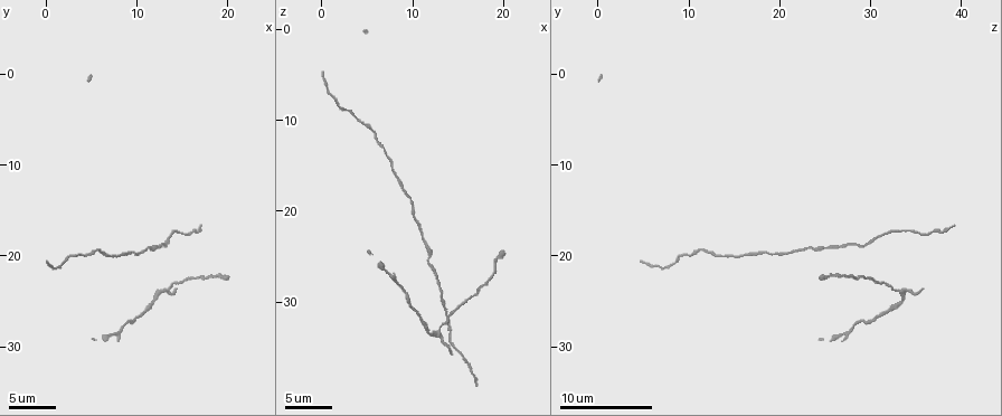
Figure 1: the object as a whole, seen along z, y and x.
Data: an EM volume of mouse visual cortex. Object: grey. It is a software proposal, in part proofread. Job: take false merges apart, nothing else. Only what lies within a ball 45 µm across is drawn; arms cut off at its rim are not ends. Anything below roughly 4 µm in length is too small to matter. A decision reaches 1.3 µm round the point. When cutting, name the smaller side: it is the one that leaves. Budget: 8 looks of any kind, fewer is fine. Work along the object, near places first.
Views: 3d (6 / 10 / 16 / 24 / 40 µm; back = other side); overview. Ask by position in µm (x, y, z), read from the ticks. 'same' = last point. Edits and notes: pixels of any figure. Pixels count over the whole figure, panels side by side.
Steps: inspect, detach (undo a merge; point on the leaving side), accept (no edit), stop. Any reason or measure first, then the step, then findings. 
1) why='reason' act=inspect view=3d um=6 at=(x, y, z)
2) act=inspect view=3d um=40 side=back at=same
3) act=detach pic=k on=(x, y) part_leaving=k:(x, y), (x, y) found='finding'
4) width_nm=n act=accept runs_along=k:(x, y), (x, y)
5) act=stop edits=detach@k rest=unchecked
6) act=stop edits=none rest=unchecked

why='thick turns thin' act=inspect view=3d um=6 at=(11.0, 19.2, 23.2)

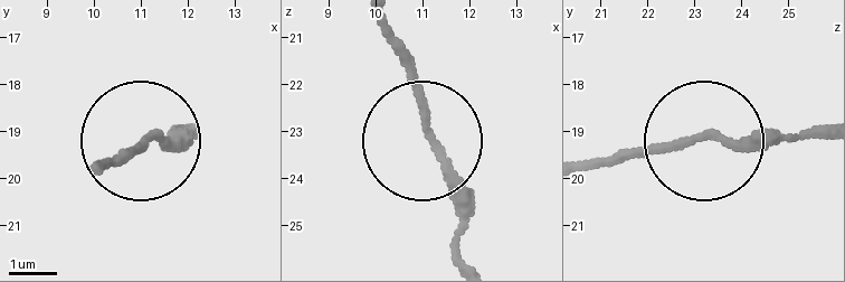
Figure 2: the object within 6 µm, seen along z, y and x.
act=accept runs_along=2:(582, 167), (714, 134), (823, 134) found='one cell here'

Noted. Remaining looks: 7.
why='thick turns thin' act=inspect view=3d um=10 at=(9.0, 19.8, 18.2)

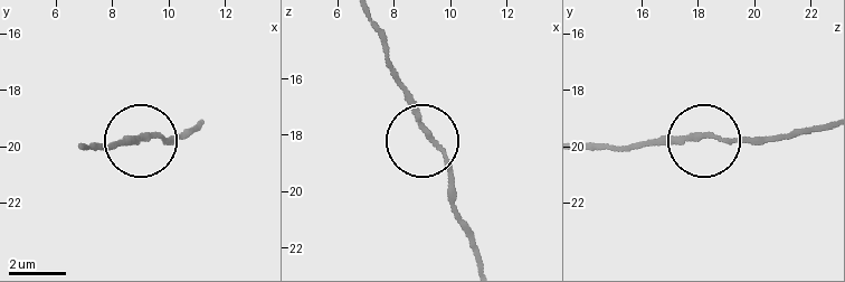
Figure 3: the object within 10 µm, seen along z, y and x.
act=accept found='all the same cell'

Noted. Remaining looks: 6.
act=inspect view=3d um=6 at=(15.4, 22.8, 30.4)

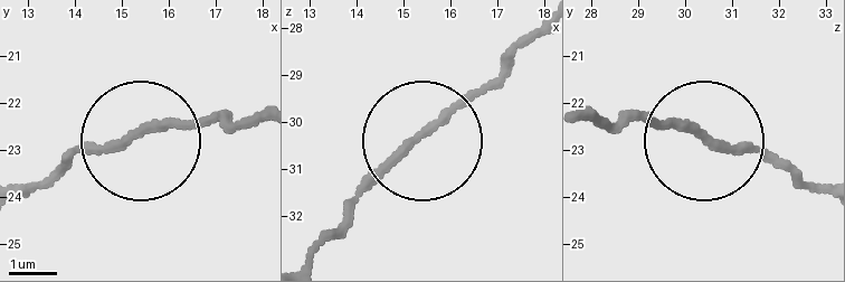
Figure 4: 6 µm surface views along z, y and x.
act=inspect view=3d um=6 side=back at=(15.30, 22.60, 30.35)

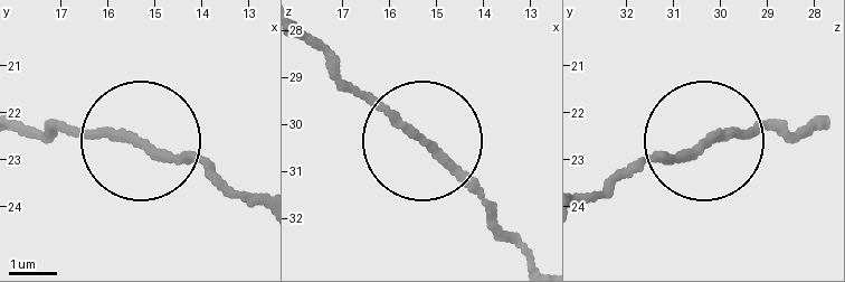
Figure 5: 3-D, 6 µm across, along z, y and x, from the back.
width_nm=170 act=accept found='continuous, no second cell'

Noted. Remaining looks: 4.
act=inspect view=3d um=10 at=(13.0, 19.0, 29.2)

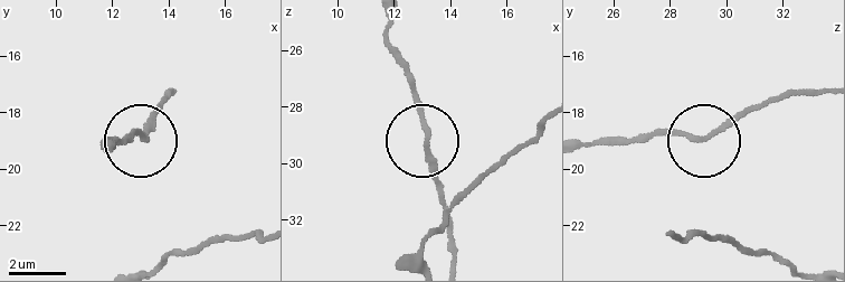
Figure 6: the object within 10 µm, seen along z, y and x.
act=inspect view=3d um=10 side=back at=(13.1, 18.9, 29.1)

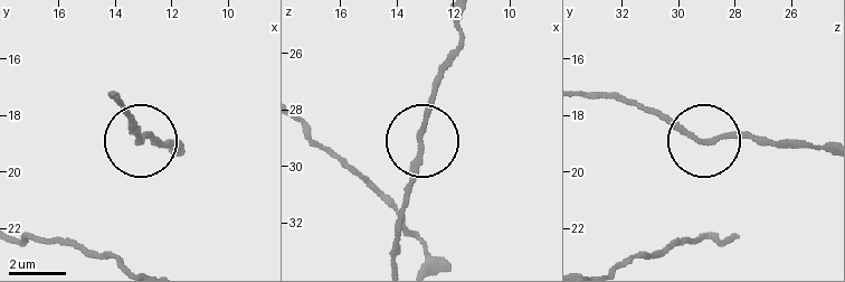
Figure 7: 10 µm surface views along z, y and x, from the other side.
width_nm=160 act=accept found='continuous, no second cell'

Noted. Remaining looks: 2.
act=stop edits=none rest=unchecked

